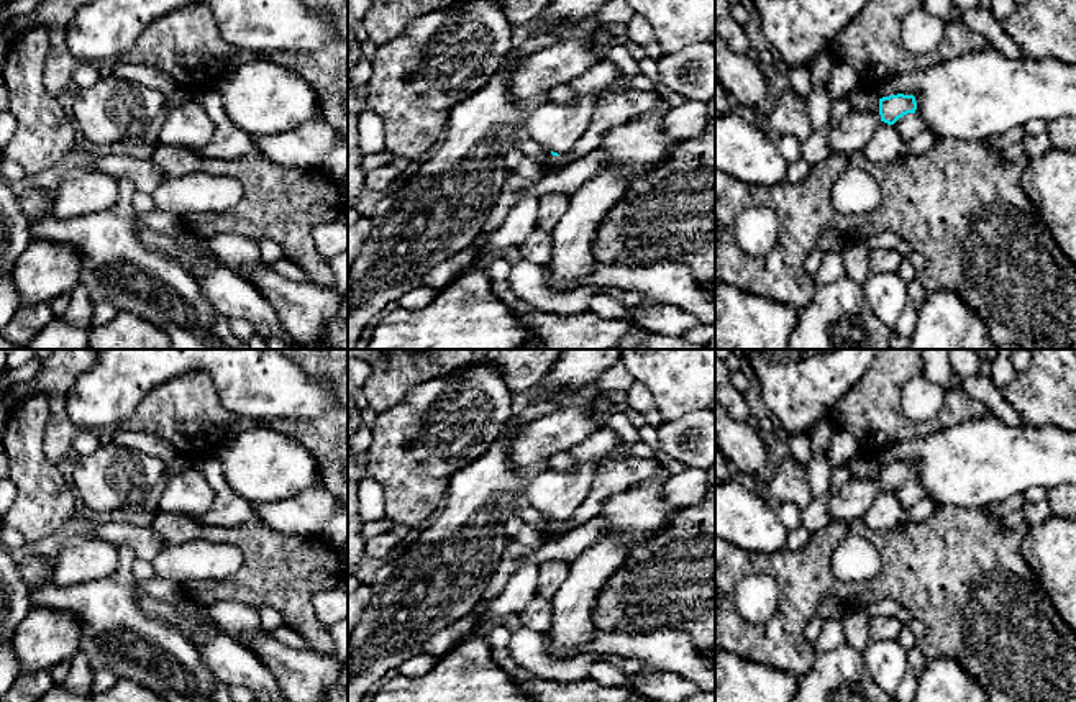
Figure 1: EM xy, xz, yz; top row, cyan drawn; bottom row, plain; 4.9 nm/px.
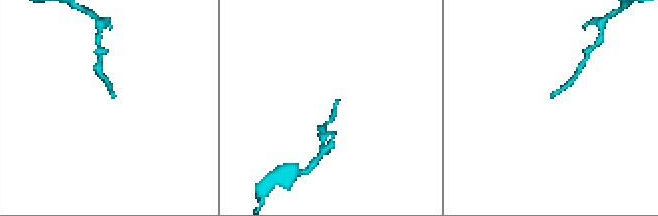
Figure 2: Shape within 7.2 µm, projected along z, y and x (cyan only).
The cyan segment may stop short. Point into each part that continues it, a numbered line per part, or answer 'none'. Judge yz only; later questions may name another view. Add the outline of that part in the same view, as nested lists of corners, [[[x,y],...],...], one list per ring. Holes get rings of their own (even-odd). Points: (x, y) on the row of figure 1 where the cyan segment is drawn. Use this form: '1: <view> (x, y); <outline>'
1: yz (857, 128); [[[850,112],[838,125],[828,131],[828,148],[832,153],[855,153],[871,141],[881,125],[876,112]]]

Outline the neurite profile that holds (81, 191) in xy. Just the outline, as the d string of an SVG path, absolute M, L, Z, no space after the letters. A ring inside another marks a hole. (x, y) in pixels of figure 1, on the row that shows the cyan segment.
M84 167L69 171L52 192L52 217L71 220L112 210L120 194L118 179Z

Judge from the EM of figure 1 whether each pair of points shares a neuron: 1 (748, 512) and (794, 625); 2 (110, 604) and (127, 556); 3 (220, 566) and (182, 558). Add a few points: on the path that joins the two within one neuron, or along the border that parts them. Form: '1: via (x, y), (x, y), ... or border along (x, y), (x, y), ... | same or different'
1: border along (732, 543), (747, 551), (776, 553), (784, 550) | different
2: via (118, 592), (125, 568) | same
3: via (210, 561), (192, 561) | same

